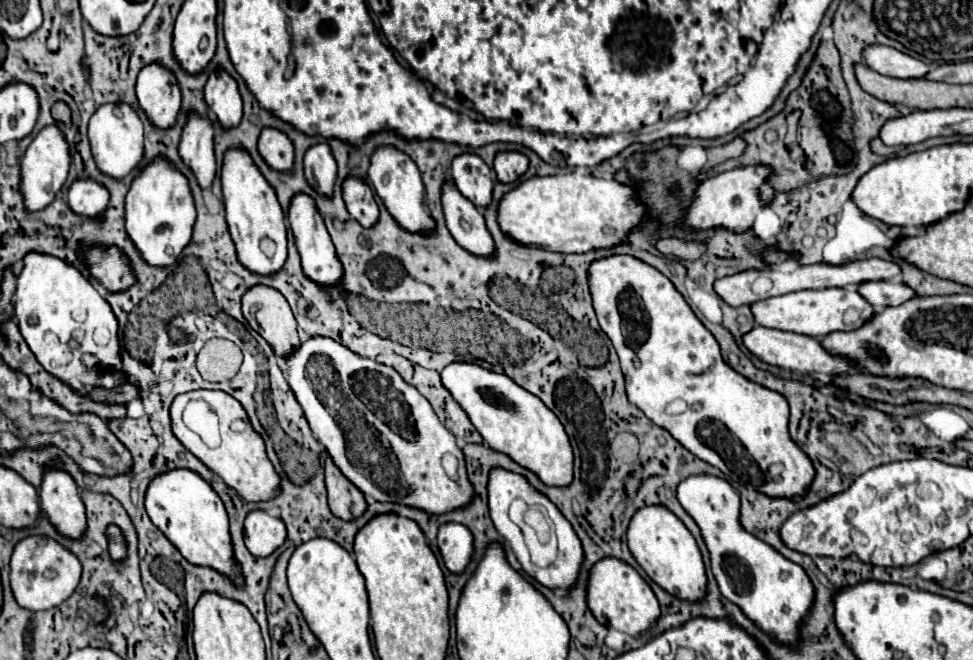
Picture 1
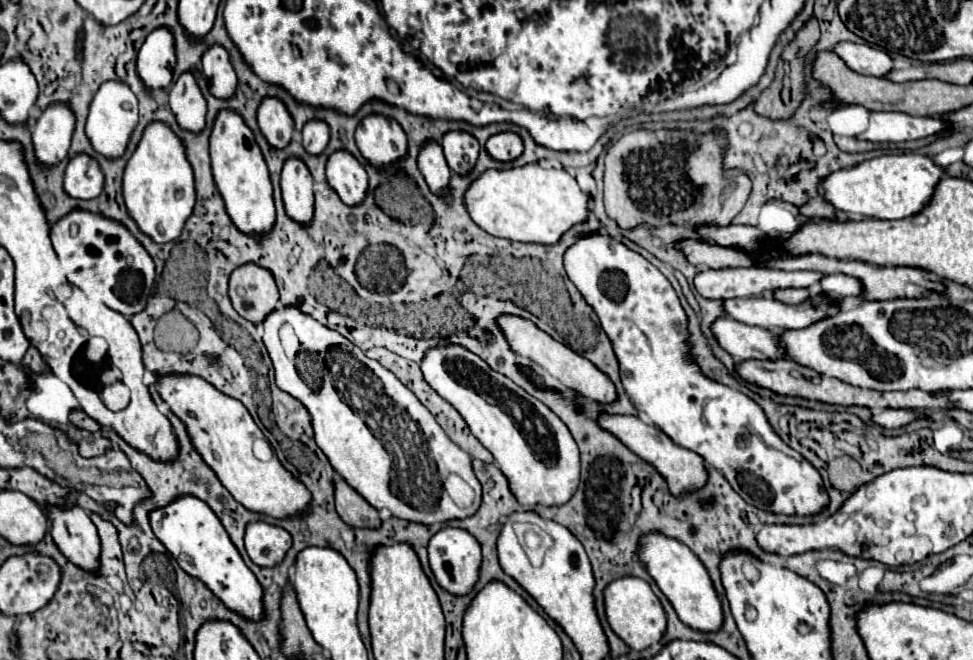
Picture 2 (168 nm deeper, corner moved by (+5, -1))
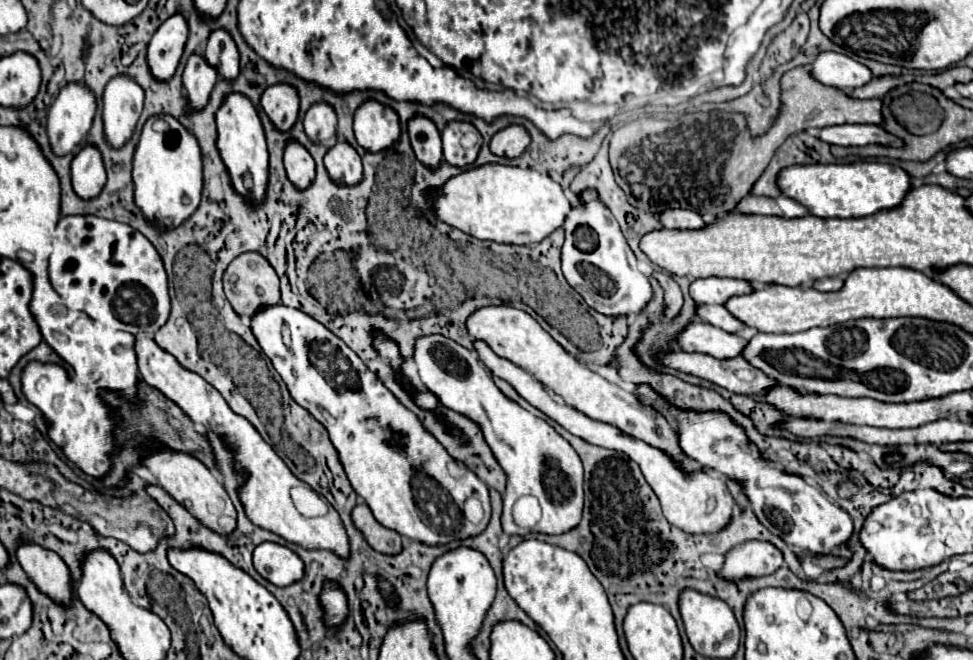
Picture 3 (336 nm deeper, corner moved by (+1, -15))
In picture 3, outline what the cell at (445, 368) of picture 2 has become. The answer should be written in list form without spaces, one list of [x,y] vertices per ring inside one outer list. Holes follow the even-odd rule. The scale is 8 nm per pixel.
[[[429,335],[417,339],[415,363],[421,383],[437,395],[439,403],[457,411],[479,425],[485,443],[507,475],[507,491],[503,497],[503,531],[507,535],[537,533],[565,533],[577,527],[583,511],[583,465],[571,443],[563,439],[545,419],[525,411],[511,401],[493,383],[491,373],[483,367],[477,355],[463,345],[443,335]],[[521,495],[535,495],[541,503],[543,515],[533,529],[519,529],[513,521],[513,505]]]

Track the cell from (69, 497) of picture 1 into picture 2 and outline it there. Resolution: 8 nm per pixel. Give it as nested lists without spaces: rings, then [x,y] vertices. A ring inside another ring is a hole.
[[[47,507],[51,535],[59,551],[79,569],[97,573],[101,565],[101,539],[91,517],[81,507]]]

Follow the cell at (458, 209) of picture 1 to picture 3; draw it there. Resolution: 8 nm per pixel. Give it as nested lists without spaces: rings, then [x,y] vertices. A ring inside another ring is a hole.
[[[415,117],[409,121],[409,137],[411,147],[415,151],[415,157],[425,163],[429,169],[441,167],[443,161],[443,149],[441,149],[441,135],[433,121]]]

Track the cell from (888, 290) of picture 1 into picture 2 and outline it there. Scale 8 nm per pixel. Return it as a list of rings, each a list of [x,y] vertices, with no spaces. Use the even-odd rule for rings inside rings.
[[[835,273],[835,275],[823,275],[819,281],[821,289],[829,295],[835,297],[855,297],[861,295],[861,283],[855,277],[843,275],[843,273]]]

